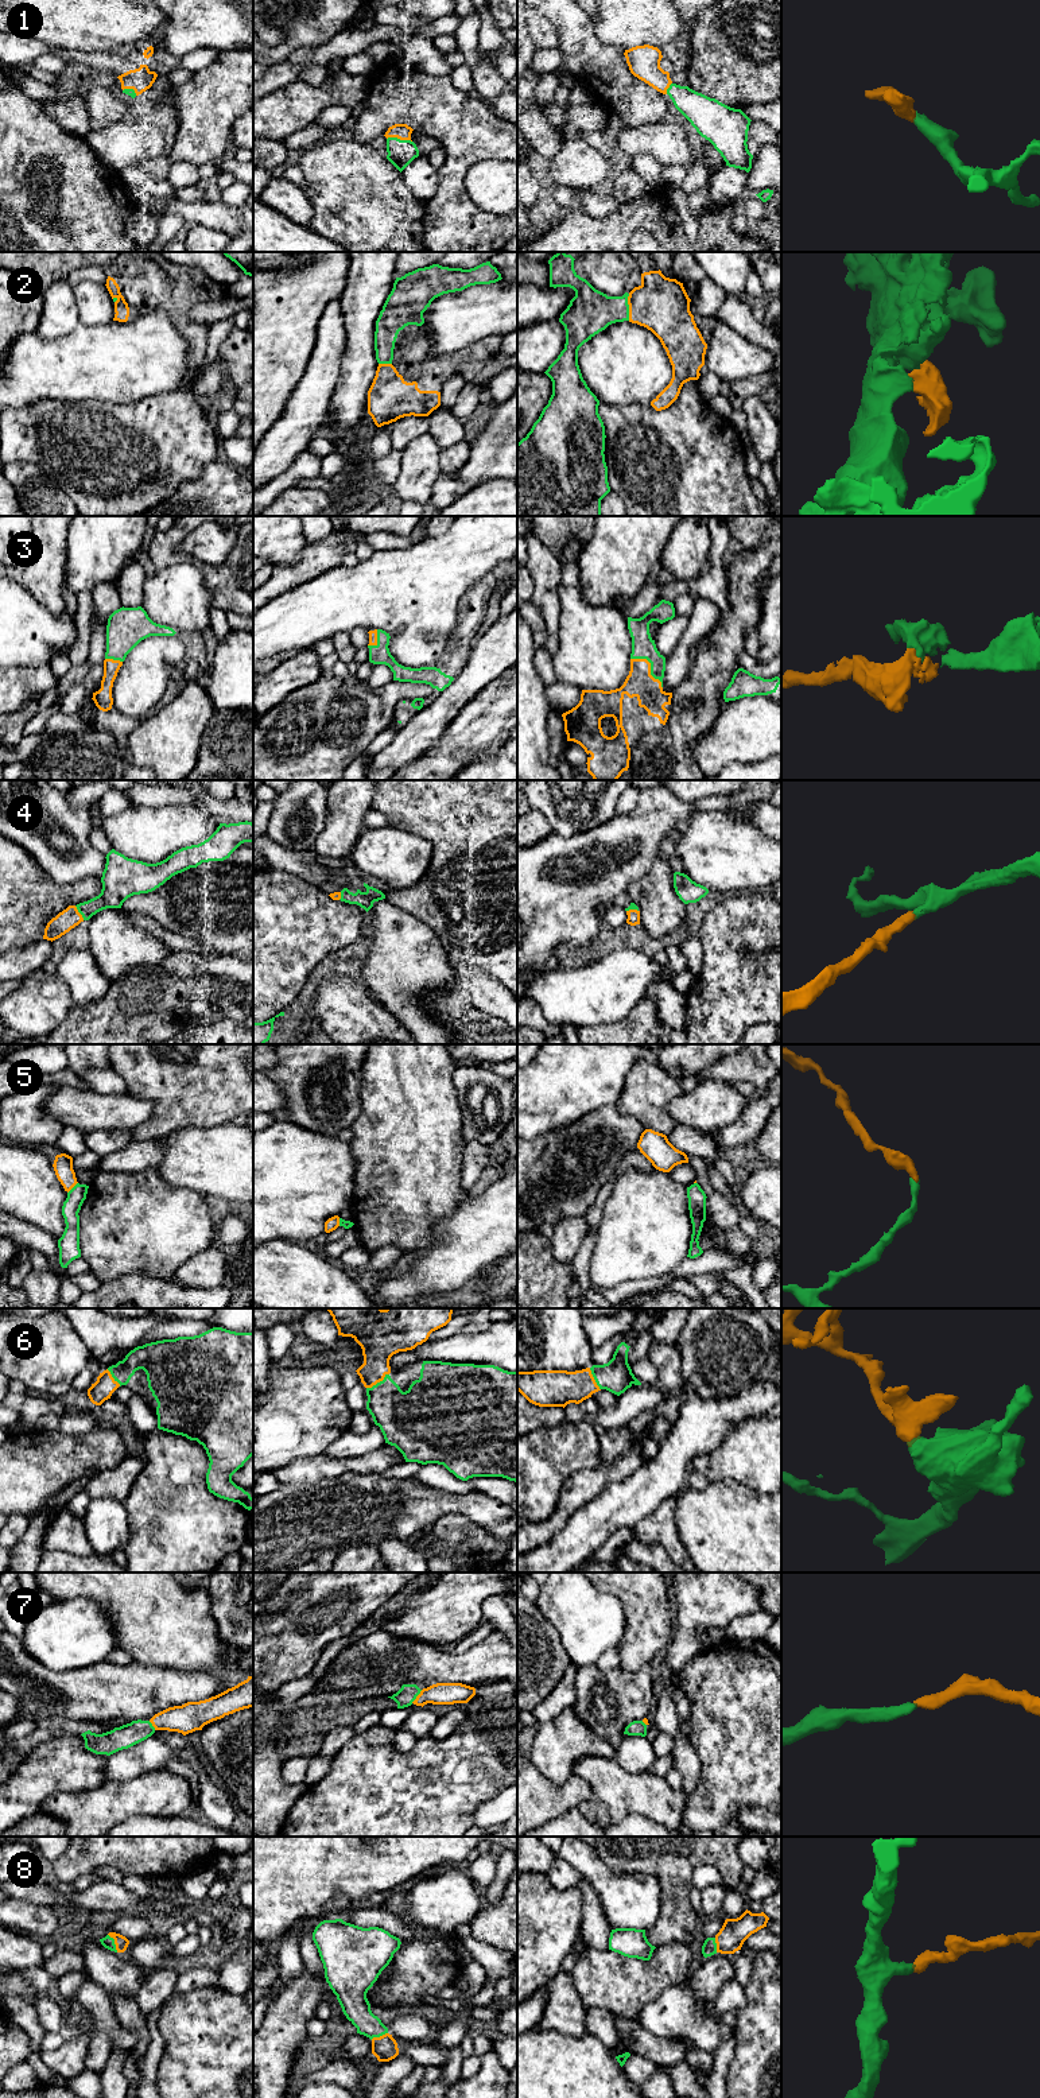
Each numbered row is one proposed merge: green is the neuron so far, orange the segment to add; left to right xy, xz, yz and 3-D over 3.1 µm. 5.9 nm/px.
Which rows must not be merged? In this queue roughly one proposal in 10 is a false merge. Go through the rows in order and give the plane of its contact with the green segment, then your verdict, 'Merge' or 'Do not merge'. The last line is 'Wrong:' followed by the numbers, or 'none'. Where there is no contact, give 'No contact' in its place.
1: Touches green in xz. Merge
2: Touches green in yz. Merge
3: Touches green in yz. Merge
4: Touches green in xy. Merge
5: Touches green in xy. Do not merge
6: Touches green in xz. Merge
7: Touches green in xz. Merge
8: Touches green in xy. Merge
Wrong: 5

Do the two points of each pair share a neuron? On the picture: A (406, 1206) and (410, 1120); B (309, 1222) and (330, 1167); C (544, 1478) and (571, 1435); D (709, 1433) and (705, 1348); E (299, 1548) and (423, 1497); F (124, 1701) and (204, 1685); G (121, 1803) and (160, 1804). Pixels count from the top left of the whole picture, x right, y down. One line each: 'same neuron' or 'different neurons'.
A: same neuron
B: same neuron
C: same neuron
D: different neurons
E: same neuron
F: same neuron
G: same neuron

